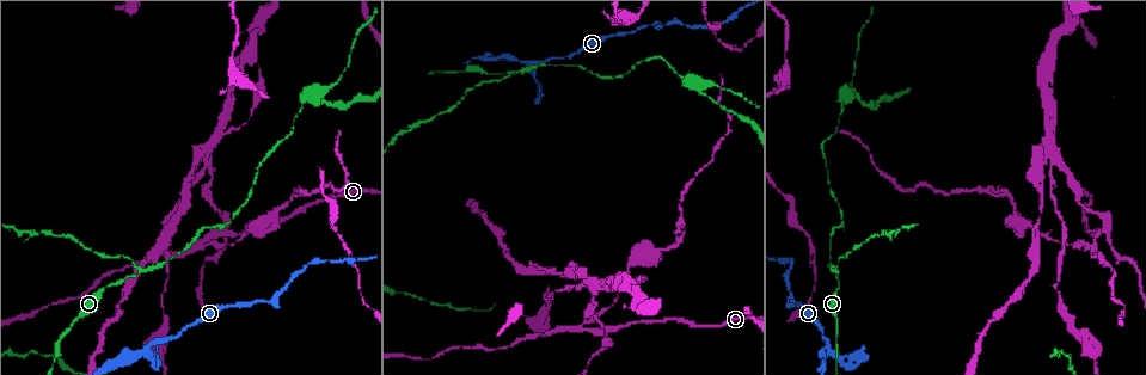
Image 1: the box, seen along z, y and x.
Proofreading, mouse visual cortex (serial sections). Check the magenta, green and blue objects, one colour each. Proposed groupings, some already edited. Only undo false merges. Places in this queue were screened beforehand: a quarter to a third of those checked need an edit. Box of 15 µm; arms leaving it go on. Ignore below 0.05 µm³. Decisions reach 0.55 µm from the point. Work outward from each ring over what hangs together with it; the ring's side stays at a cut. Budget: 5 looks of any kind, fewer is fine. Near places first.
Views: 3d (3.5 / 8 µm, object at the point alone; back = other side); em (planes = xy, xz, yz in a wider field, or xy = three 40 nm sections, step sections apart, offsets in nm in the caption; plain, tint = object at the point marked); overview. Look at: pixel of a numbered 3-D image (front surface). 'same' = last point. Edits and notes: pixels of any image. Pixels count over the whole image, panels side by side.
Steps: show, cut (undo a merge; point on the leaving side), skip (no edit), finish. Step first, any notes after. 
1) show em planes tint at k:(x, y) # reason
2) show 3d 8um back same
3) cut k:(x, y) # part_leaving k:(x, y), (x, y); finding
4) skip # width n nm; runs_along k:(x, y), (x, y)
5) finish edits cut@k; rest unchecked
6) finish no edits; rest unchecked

show 3d 3.5um back at 1:(836, 271) # arms part here

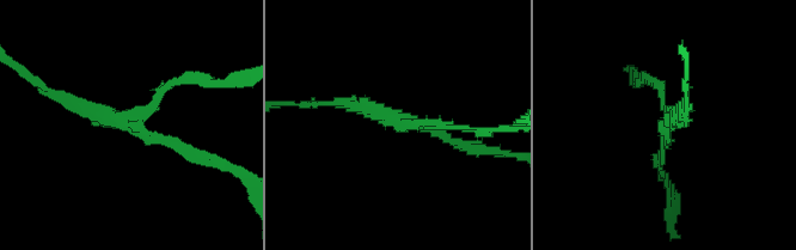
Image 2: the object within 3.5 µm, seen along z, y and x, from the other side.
show em xy step 3 tint at 2:(131, 119) # arms 3; arm_widths 100, 150, 200 nm; shape alone is not enough

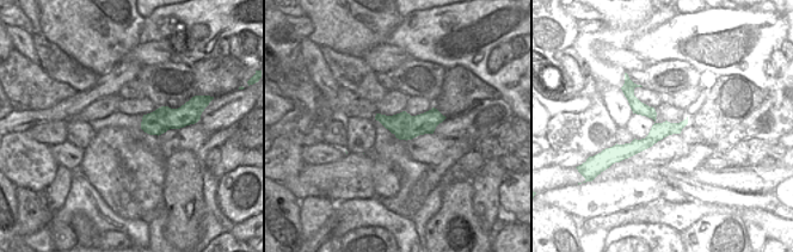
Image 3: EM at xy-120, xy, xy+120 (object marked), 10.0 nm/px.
cut 2:(445, 136) # part_leaving 2:(141, 114), (173, 81), (236, 78); two cells meet here

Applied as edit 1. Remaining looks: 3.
show overview # redraw

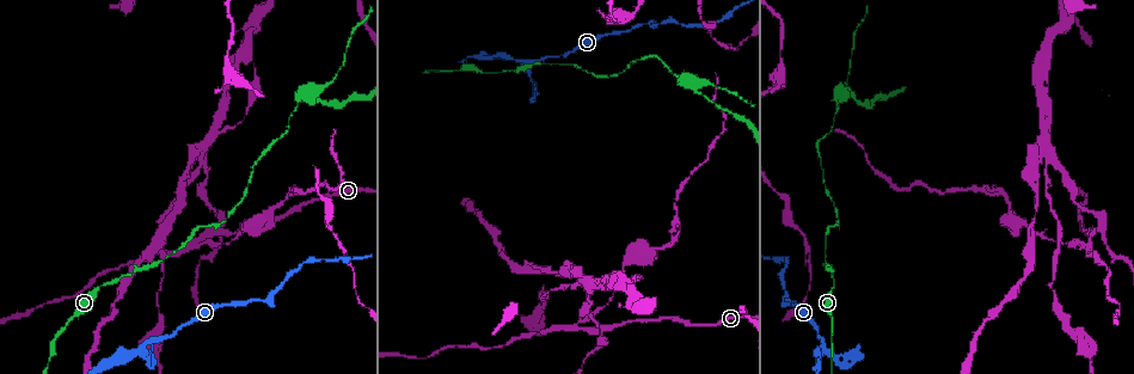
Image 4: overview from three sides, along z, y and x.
show 3d 3.5um at 4:(430, 70)

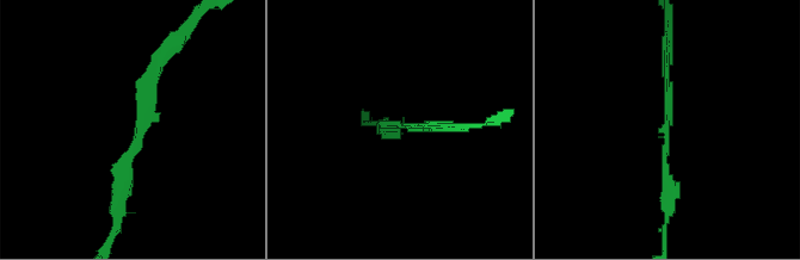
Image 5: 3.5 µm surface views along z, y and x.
show em xy step 5 tint at 5:(669, 134) # arm_widths 100, 150 nm

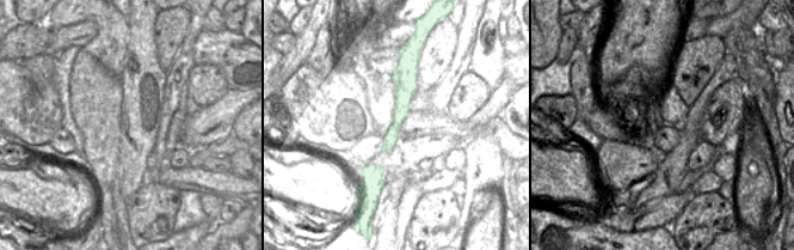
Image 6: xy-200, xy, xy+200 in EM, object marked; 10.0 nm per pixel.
skip # runs_along 5:(161, 56), (124, 166), (129, 192); one cell here

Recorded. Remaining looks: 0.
finish edits cut@2; rest unchecked

